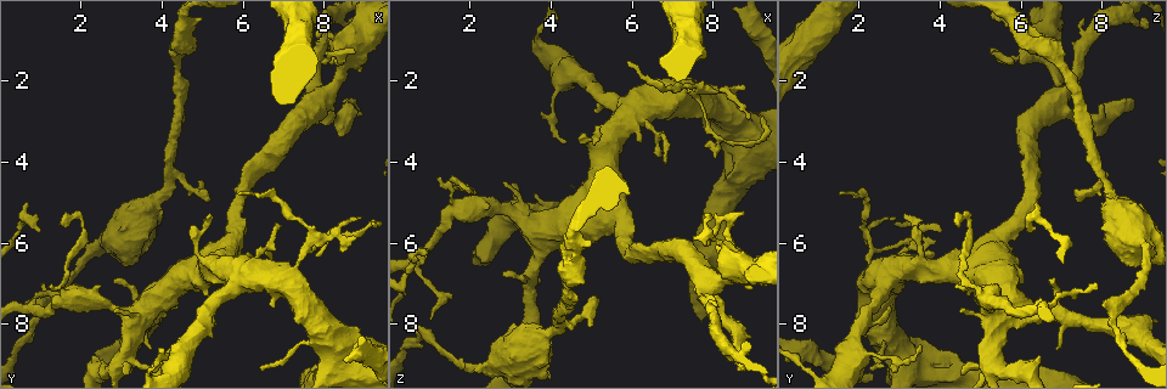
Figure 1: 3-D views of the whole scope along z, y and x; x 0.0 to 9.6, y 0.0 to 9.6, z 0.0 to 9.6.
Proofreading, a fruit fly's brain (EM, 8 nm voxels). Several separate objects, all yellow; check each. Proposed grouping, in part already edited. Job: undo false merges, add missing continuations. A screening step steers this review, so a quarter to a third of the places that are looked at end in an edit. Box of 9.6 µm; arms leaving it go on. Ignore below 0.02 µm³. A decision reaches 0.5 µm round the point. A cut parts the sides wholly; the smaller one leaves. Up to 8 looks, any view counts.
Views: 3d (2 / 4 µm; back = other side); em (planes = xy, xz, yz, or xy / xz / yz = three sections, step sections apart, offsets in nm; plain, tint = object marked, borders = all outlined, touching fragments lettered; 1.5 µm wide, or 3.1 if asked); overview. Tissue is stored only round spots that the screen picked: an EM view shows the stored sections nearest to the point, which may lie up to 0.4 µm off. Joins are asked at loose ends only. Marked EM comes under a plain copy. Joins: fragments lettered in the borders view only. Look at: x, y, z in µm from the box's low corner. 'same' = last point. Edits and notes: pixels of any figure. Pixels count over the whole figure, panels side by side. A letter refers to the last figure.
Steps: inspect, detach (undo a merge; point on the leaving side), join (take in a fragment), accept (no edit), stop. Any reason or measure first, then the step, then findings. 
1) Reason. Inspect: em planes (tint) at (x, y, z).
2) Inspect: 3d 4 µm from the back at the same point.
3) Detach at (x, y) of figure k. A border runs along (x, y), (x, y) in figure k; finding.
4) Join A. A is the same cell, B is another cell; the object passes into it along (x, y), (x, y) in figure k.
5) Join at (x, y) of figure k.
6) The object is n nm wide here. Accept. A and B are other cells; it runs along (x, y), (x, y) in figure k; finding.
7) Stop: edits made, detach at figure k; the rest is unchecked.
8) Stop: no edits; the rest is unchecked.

Thin end. Inspect: 3d 4 µm at (8.85, 5.30, 2.95).

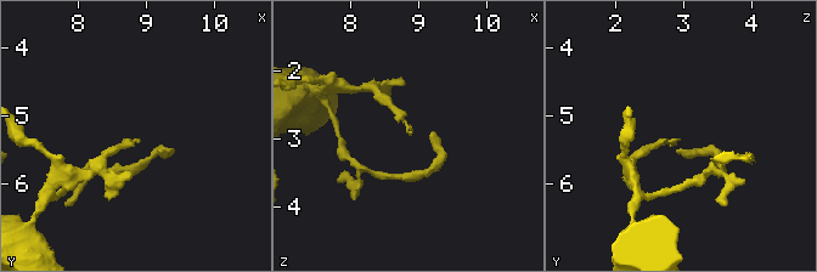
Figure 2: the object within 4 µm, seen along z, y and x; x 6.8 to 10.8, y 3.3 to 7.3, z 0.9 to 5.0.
Now the EM. Inspect: em yz step 8 (tint) at (8.90, 5.40, 2.90).

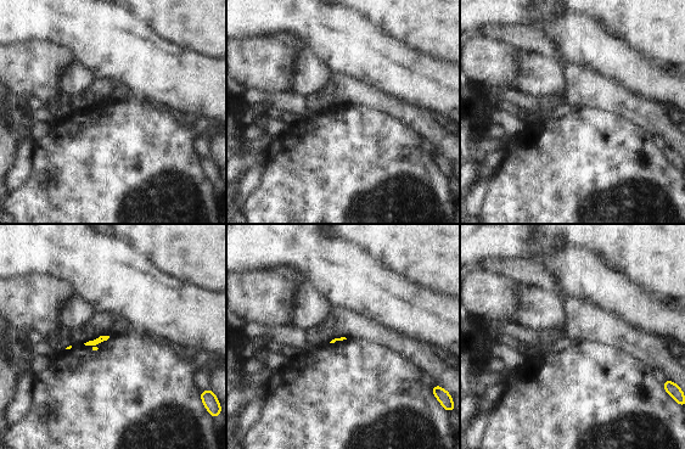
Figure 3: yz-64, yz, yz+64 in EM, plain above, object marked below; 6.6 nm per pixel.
Inspect: em planes (borders) at the same point.

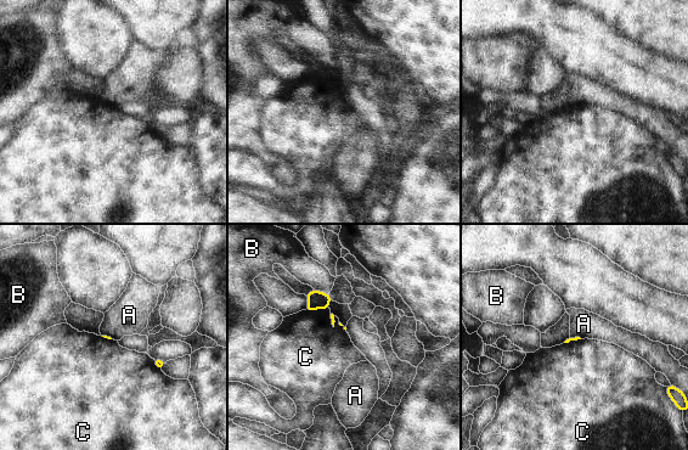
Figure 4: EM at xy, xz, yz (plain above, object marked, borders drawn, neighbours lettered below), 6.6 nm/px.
Accept. A, B and C are other cells; a border runs along (328, 307), (305, 310) in figure 4; none of them fits.

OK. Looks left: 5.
Free end. Inspect: em yz step 8 (tint) at (5.05, 4.90, 7.40).

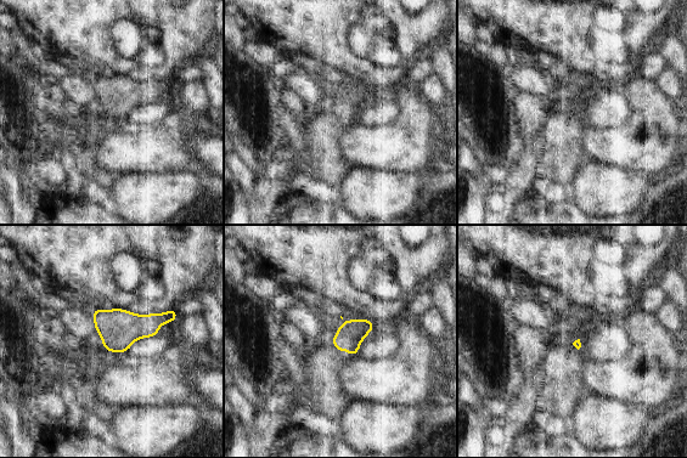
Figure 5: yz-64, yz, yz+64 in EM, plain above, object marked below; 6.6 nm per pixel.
Inspect: em planes (borders) at the same point.

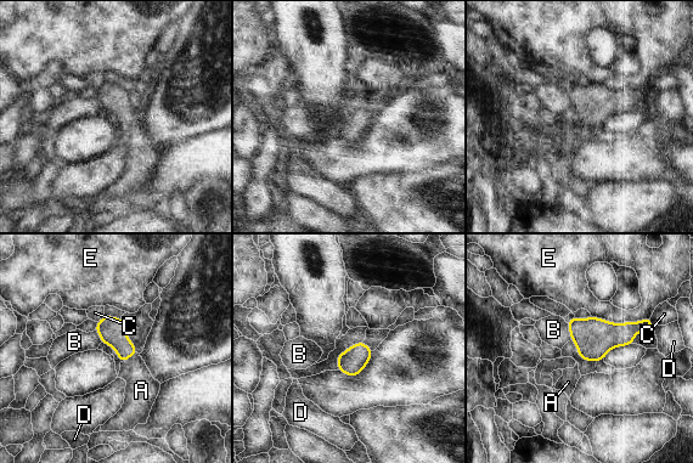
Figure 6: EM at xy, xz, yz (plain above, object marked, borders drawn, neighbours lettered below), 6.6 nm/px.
Join A. A is the same cell, B, C, D and E are other cells; the object passes into it along (112, 331), (129, 356), (141, 390) in figure 6; it goes on there.

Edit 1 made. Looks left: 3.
Stop: edits made, join at figure 6; the rest is unchecked.

